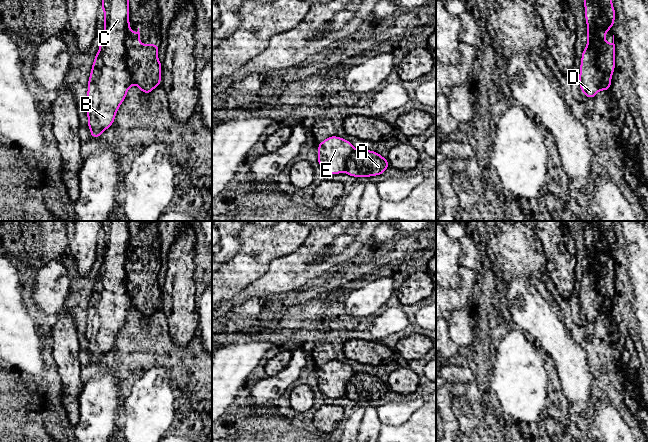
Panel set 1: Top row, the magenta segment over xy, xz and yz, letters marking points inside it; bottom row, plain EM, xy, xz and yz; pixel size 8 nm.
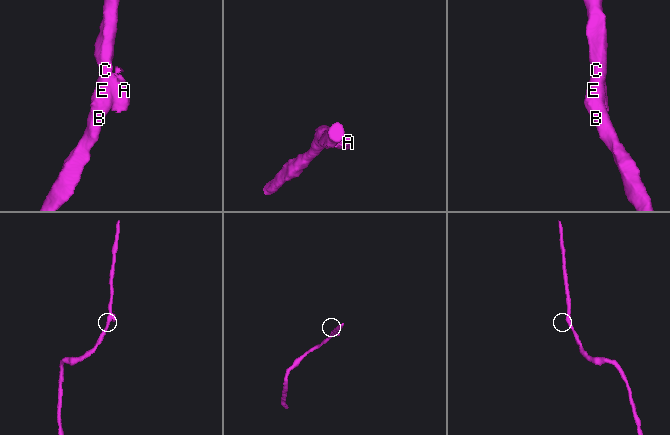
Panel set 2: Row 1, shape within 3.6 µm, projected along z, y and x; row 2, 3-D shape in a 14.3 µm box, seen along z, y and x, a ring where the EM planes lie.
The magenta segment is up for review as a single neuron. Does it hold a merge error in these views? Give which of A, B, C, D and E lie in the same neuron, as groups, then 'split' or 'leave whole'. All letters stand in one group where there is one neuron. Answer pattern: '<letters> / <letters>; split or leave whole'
A / B C D E; split

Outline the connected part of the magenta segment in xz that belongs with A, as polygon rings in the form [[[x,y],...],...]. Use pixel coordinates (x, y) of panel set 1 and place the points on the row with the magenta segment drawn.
[[[355,149],[349,157],[345,173],[352,177],[370,177],[383,174],[389,167],[387,159],[378,152]]]

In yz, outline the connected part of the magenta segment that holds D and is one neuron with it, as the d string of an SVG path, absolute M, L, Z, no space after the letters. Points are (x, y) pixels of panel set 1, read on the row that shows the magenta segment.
M585 0L584 8L587 24L587 46L582 51L579 85L587 98L595 98L597 92L602 90L603 73L595 63L596 53L591 42L597 26L613 27L616 13L612 0Z

